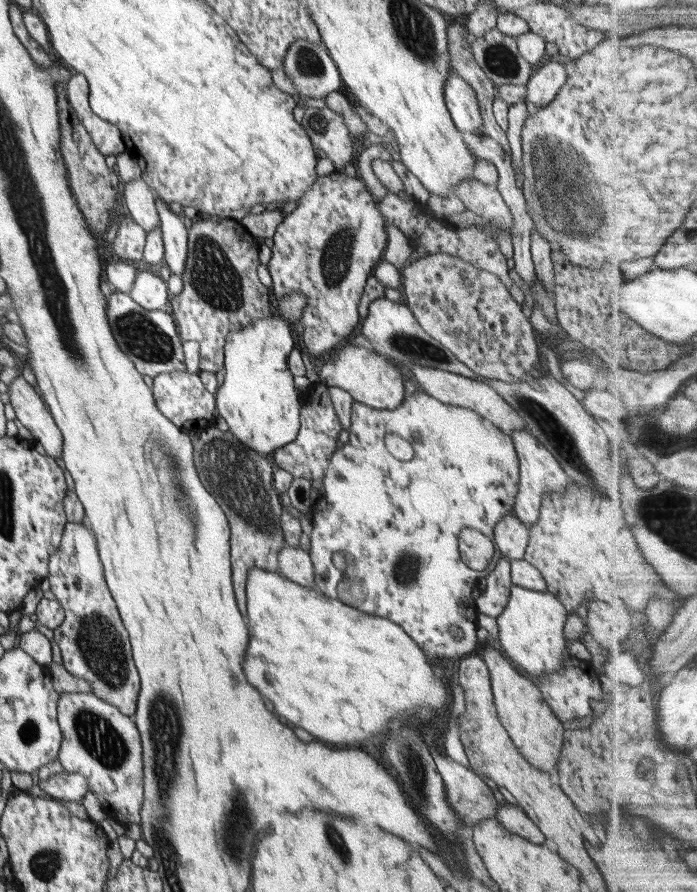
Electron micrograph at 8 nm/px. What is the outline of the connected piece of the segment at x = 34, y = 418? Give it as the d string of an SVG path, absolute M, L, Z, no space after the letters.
M22 375L14 380L10 378L10 381L12 383L7 386L7 393L18 420L42 444L47 456L62 459L64 437L54 422L50 409Z

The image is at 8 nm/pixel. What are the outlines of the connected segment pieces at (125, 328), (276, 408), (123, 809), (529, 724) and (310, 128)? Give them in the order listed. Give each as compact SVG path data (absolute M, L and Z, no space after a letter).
M114 290L107 299L107 317L112 335L120 350L134 364L141 375L156 378L161 372L187 370L184 364L183 341L180 340L174 324L174 317L168 310L142 308L129 293Z
M299 290L276 293L278 309L271 311L270 316L256 319L250 325L238 331L231 331L224 341L224 382L216 391L216 414L226 420L229 431L241 440L246 447L260 456L272 456L276 448L295 441L301 422L299 419L301 402L294 387L293 374L288 367L288 356L294 350L295 335L293 326L300 322L300 316L307 298Z
M63 692L58 701L58 724L62 731L62 742L58 760L68 773L80 773L88 781L89 790L102 804L108 816L118 822L139 823L140 806L144 803L143 746L139 730L133 717L122 714L112 704L90 692Z
M486 645L482 658L491 674L495 707L502 726L508 731L520 754L534 768L548 772L555 777L557 763L565 744L566 727L545 702L536 681L518 670L502 651L500 653L498 649Z
M307 106L301 126L308 133L313 145L330 158L336 170L343 172L344 166L355 160L354 139L344 126L342 116L328 107Z

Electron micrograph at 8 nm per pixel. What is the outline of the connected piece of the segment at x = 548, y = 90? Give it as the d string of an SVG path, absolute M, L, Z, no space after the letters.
M554 59L551 63L535 67L525 91L525 100L537 107L550 104L567 79L566 67Z

